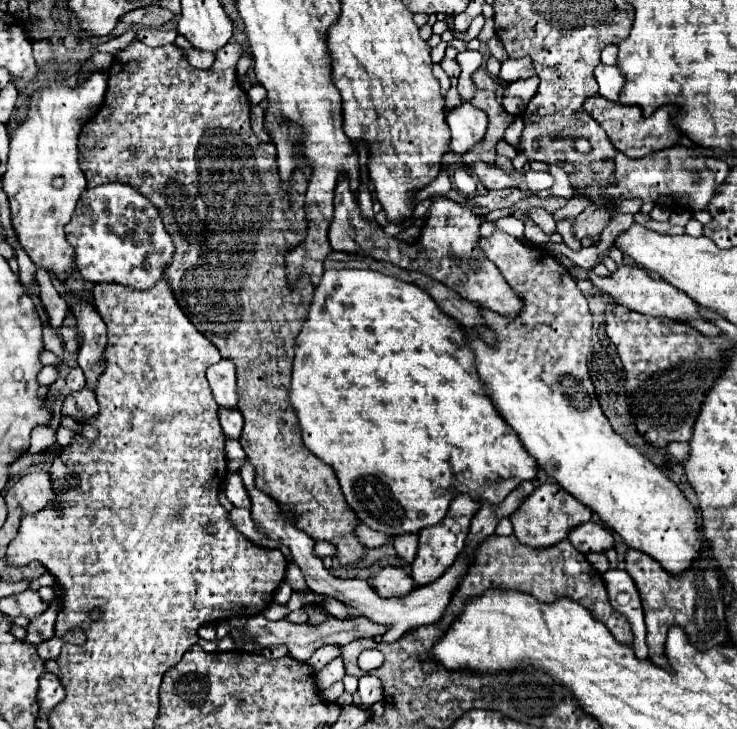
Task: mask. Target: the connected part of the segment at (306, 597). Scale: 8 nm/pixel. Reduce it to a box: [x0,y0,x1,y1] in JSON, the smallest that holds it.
[286,588,325,612]

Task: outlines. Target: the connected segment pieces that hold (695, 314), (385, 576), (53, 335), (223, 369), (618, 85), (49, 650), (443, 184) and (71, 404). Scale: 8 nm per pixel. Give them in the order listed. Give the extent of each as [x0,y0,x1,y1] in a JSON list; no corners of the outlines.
[[587,248,721,336],[373,568,415,598],[43,324,63,356],[207,360,237,408],[595,64,623,102],[37,638,63,660],[417,170,452,202],[63,388,99,422]]

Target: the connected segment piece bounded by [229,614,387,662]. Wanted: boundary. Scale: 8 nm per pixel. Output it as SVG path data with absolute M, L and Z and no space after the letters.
M261 614L257 616L251 616L247 620L247 624L243 626L243 630L237 630L237 628L231 628L229 630L229 636L233 638L235 646L237 648L243 648L243 644L249 640L249 642L255 642L263 648L271 648L271 646L279 646L279 644L285 644L289 648L289 654L295 658L295 660L309 660L311 654L321 648L321 646L327 646L327 644L337 644L337 646L345 646L353 640L359 640L359 638L373 638L377 634L385 634L387 632L387 626L383 624L375 624L371 622L369 618L365 616L359 616L359 618L351 618L351 620L337 620L333 616L329 616L323 624L293 624L289 620L279 620L279 622L271 622L267 618L263 618Z

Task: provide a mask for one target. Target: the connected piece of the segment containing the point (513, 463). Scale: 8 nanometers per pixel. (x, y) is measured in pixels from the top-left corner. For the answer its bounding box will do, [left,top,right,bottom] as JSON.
[291,270,537,536]

